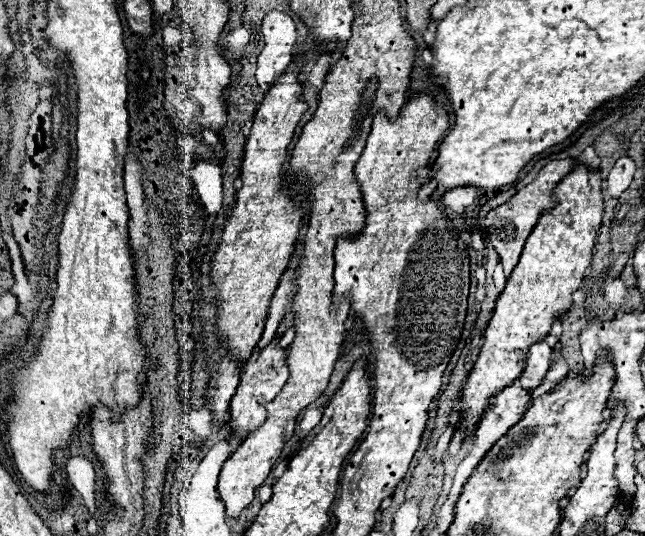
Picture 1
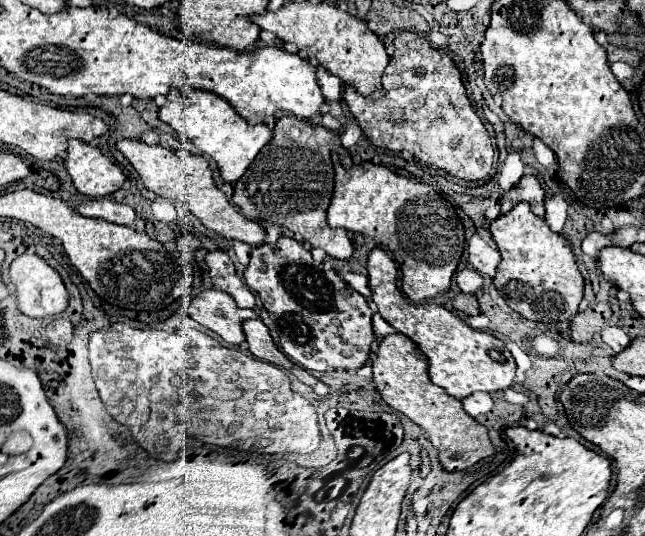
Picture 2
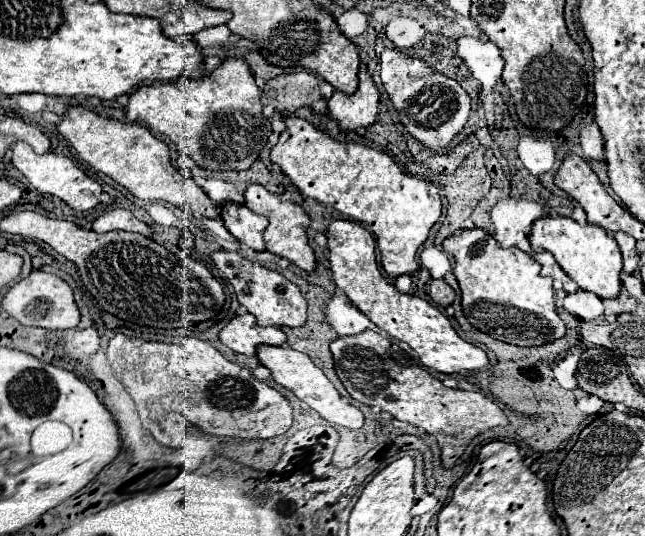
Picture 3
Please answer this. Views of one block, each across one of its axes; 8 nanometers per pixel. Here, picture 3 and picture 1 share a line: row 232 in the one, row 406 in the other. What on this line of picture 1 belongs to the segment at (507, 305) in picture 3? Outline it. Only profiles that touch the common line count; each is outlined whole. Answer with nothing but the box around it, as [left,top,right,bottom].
[456,166,604,434]

